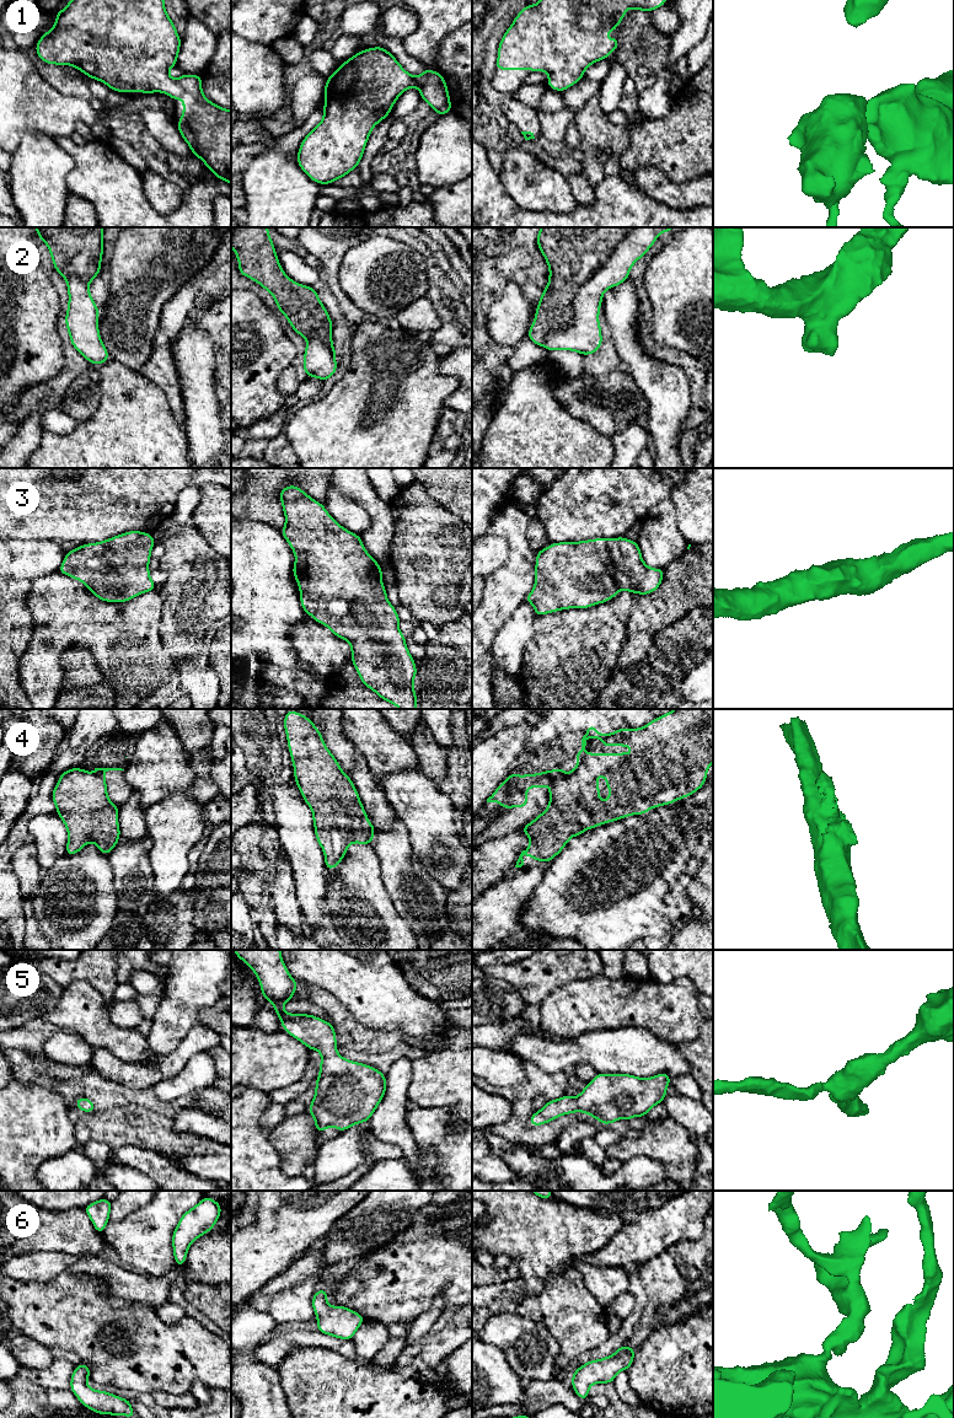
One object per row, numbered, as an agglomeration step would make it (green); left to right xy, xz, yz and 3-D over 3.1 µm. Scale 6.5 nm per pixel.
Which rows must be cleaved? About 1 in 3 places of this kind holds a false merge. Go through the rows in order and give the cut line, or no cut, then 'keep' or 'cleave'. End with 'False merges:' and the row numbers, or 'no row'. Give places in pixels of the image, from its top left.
1: no cut; keep
2: cut in yz along (633, 227), (582, 284), (569, 323), (550, 331), (542, 345); cleave
3: no cut; keep
4: no cut; keep
5: no cut; keep
6: no cut; keep
False merges: 2

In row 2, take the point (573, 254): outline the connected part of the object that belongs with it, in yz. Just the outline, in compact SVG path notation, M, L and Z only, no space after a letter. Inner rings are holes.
M541 227L536 242L545 257L548 269L548 284L542 290L534 322L527 332L536 345L543 347L548 332L569 326L572 301L581 285L606 262L616 245L633 227Z

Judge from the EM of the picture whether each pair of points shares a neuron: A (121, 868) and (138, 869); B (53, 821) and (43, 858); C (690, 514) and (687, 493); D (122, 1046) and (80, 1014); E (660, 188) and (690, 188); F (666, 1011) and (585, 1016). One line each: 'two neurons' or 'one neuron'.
A: one neuron
B: one neuron
C: one neuron
D: one neuron
E: one neuron
F: one neuron

